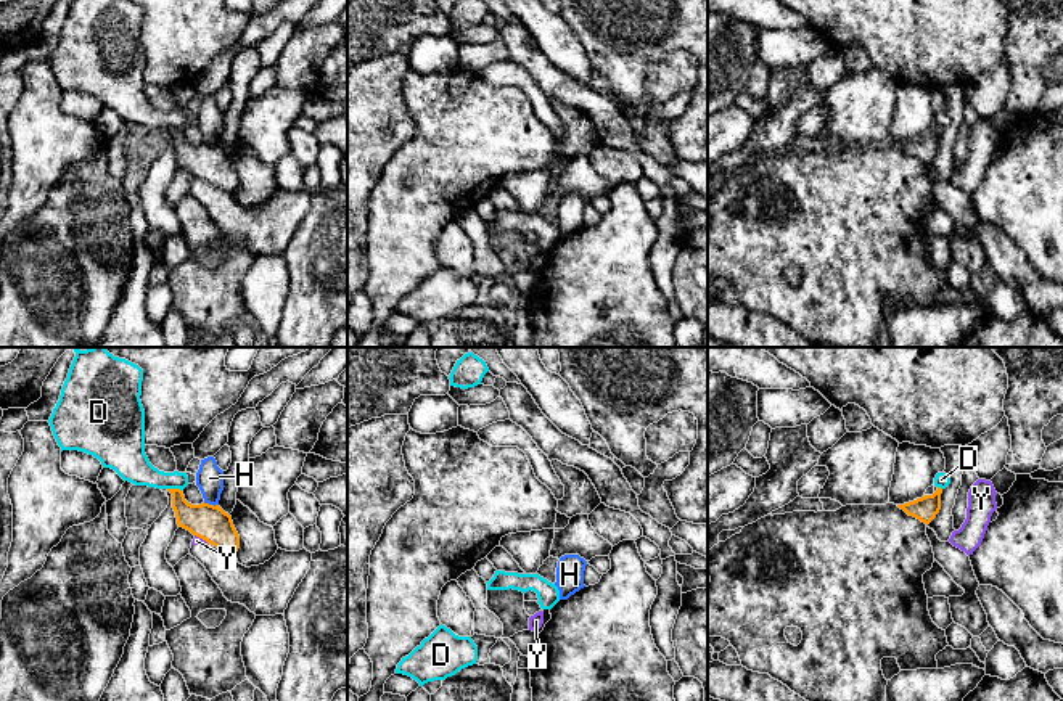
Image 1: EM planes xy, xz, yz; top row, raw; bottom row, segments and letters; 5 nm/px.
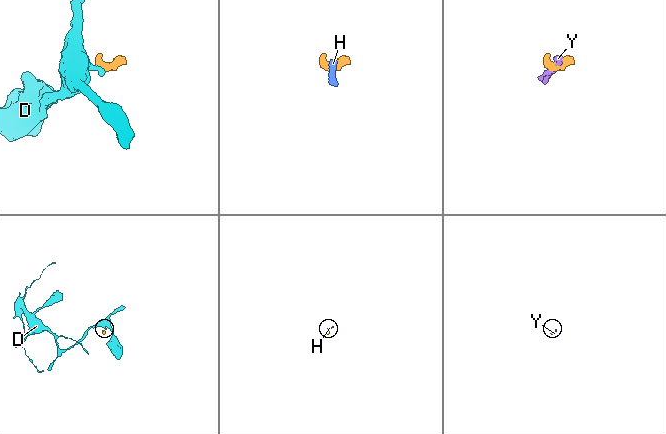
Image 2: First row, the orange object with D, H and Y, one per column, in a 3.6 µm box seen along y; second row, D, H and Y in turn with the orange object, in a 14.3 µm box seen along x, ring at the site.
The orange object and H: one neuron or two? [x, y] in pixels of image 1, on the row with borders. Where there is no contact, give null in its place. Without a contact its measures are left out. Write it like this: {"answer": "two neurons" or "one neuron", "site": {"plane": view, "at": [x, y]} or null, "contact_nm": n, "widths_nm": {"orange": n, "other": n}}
{"answer": "two neurons", "site": {"plane": "xy", "at": [211, 505]}, "contact_nm": 80, "widths_nm": {"orange": 180, "other": 140}}

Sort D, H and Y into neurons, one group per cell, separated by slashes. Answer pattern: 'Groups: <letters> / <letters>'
Groups: D / H Y

